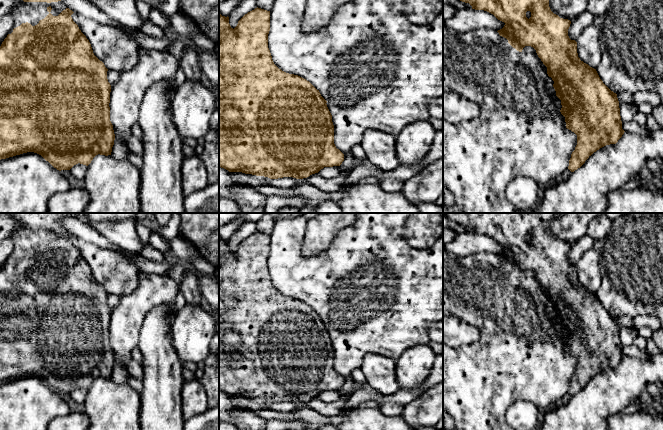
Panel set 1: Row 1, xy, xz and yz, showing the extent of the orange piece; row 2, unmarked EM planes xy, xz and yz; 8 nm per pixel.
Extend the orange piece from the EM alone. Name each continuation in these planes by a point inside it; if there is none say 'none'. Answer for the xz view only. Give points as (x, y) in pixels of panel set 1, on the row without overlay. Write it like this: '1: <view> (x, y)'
none

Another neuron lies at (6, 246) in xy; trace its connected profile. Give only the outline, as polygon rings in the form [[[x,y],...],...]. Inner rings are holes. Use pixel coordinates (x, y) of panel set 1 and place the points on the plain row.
[[[11,239],[0,241],[0,270],[13,252],[14,243]]]

